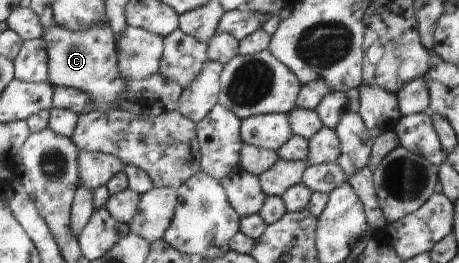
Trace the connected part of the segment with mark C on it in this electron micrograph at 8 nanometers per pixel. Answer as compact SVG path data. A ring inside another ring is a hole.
M108 19L81 30L71 30L54 23L43 31L42 38L47 41L50 84L88 92L95 101L95 109L110 110L117 107L128 82L121 77L117 68L116 40Z

